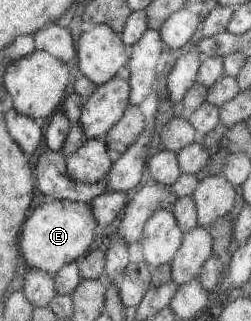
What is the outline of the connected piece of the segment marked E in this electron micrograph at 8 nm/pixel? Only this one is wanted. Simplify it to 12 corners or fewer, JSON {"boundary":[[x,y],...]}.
{"boundary":[[47,199],[25,220],[19,252],[54,275],[95,235],[89,204]]}

